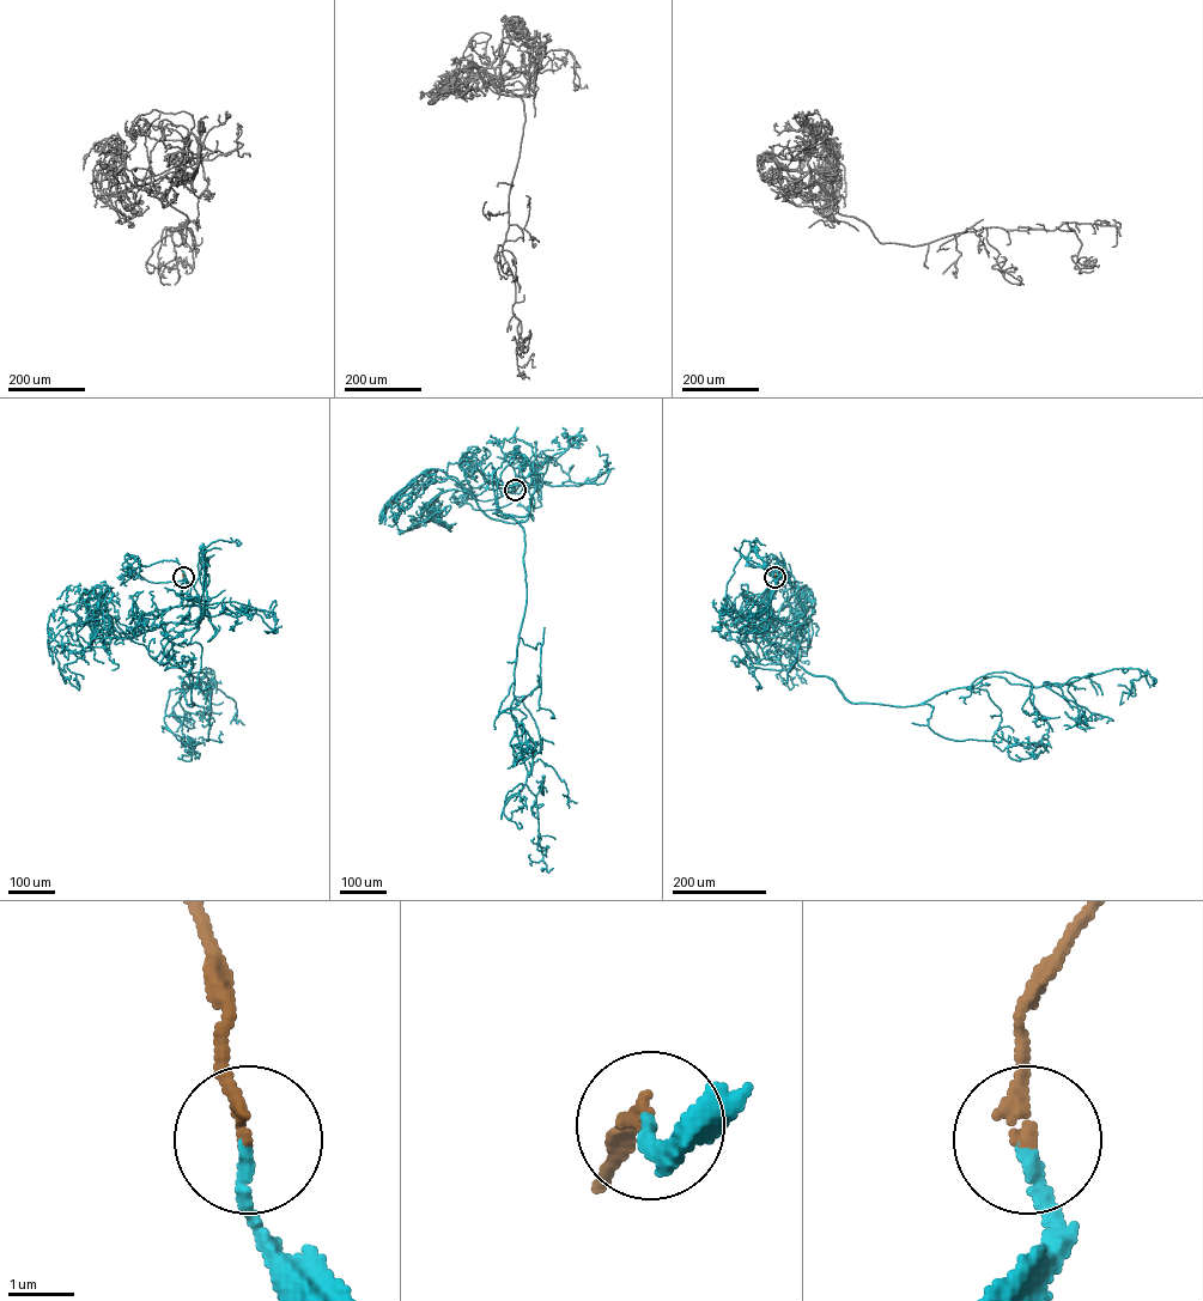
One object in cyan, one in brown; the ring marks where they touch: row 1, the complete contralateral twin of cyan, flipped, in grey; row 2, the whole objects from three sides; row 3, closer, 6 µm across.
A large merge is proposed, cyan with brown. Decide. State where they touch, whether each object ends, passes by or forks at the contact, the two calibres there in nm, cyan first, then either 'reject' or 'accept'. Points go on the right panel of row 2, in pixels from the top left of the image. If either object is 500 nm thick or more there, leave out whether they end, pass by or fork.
(775, 577) | cyan ends | brown ends | 160/200 nm | accept

